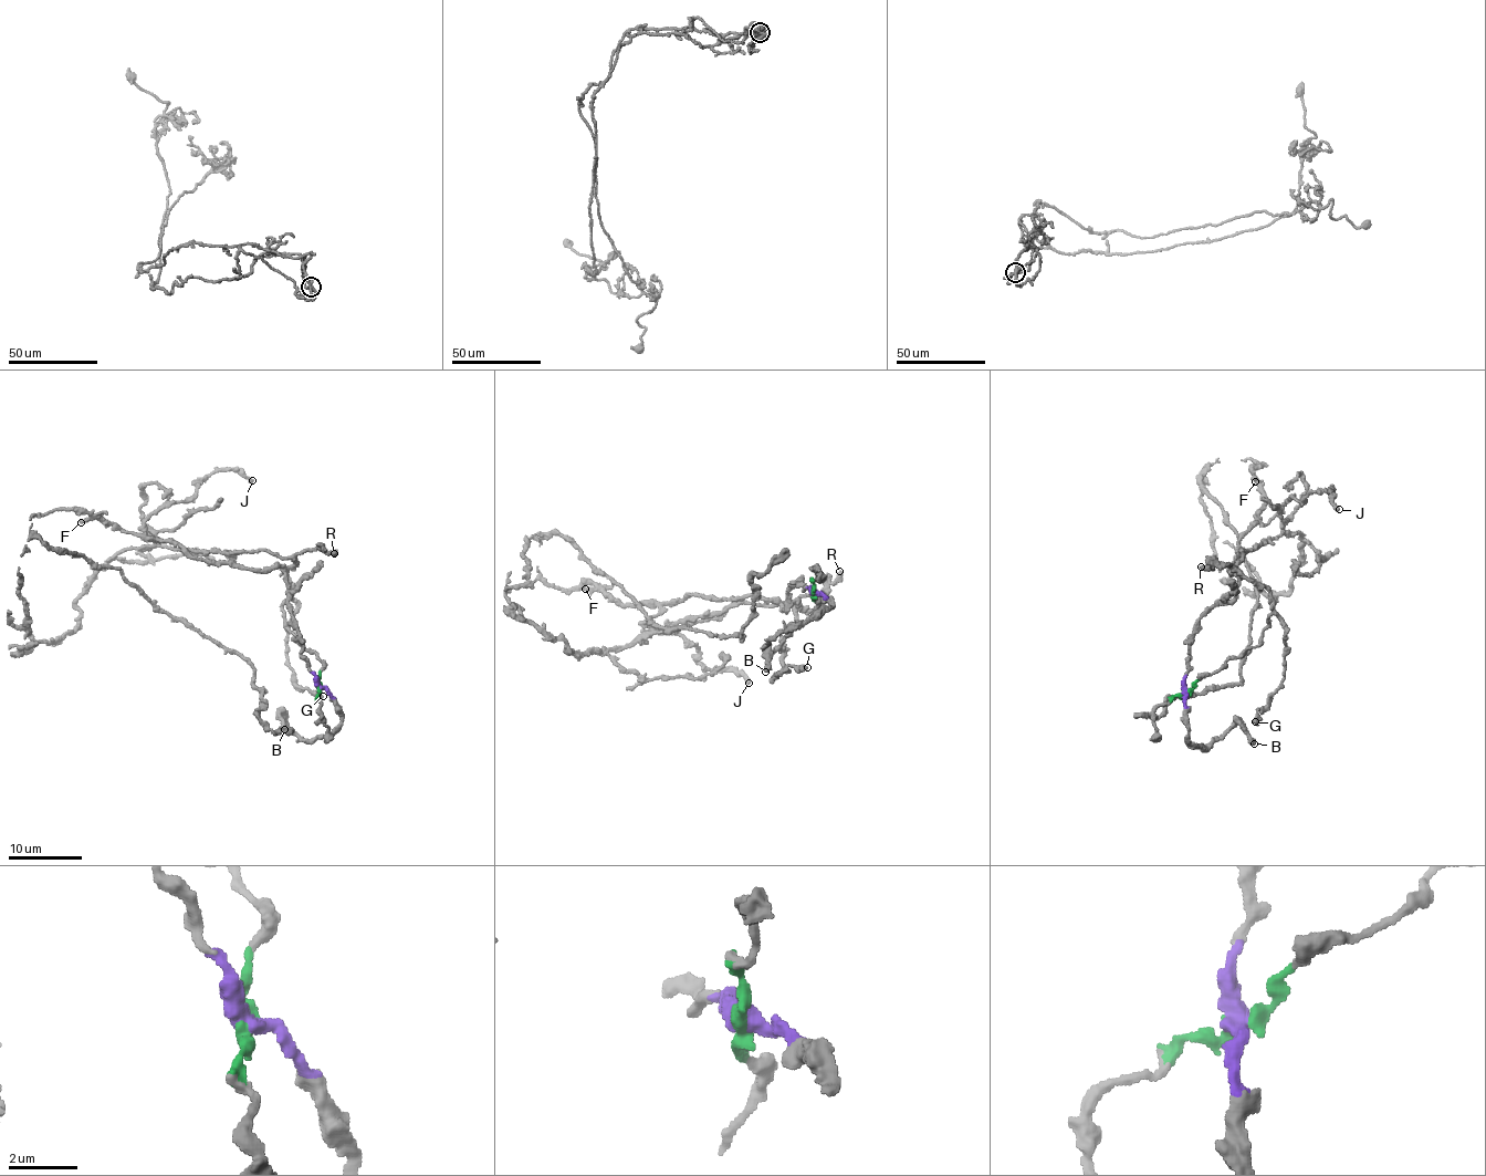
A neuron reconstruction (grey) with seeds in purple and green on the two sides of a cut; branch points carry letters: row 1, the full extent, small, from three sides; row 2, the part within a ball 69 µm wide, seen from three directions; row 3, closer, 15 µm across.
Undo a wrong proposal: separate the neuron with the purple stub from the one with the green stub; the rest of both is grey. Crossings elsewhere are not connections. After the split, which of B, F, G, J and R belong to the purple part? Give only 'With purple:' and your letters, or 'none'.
With purple: B, F, J

